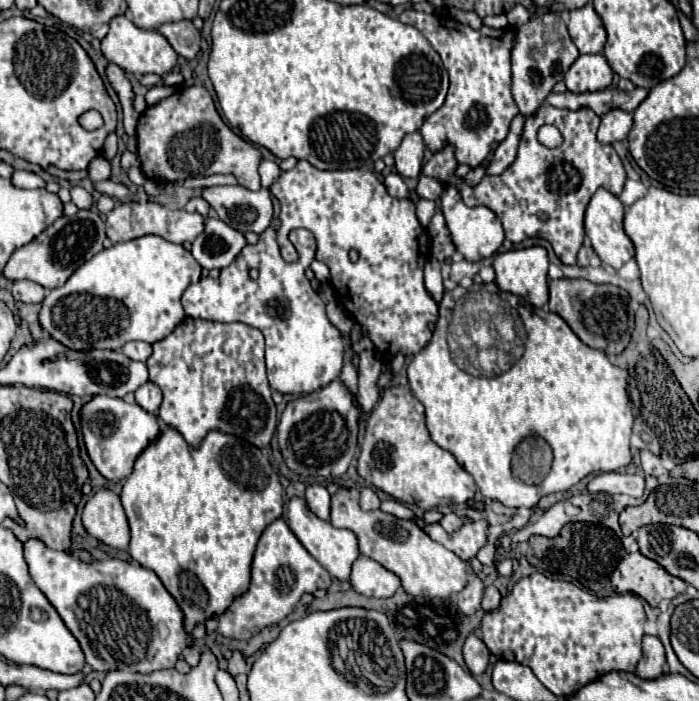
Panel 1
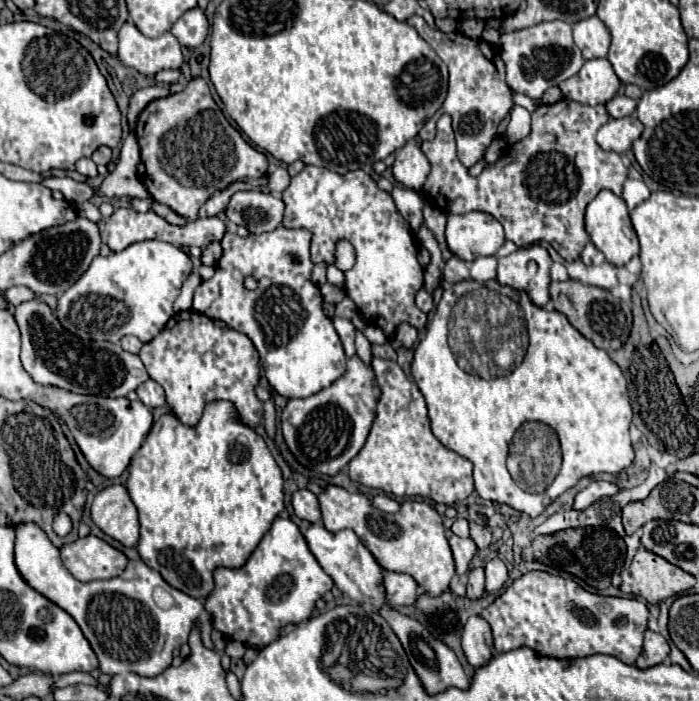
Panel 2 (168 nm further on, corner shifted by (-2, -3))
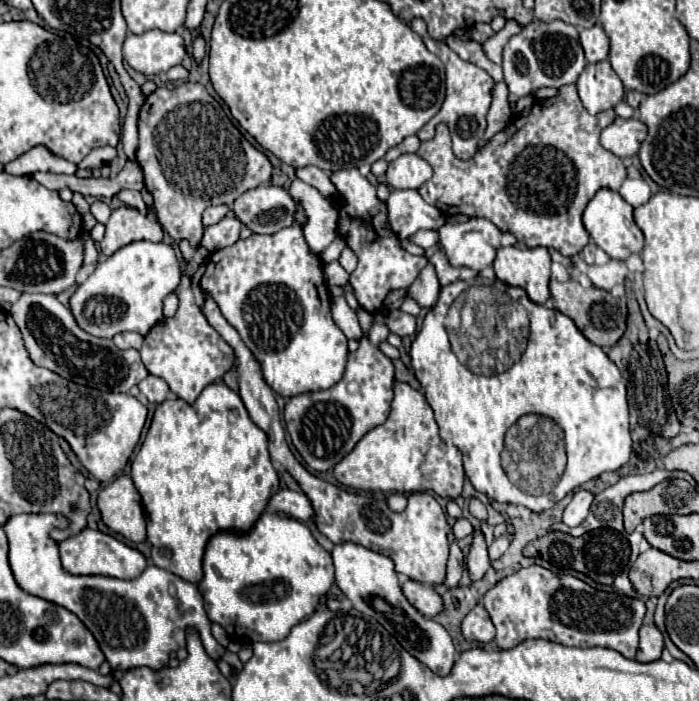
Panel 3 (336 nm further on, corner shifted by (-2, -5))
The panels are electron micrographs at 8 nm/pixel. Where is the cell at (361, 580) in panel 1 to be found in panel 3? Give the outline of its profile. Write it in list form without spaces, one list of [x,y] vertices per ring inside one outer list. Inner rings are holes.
[[[408,579],[408,581],[402,583],[402,591],[404,591],[404,597],[424,617],[434,617],[434,615],[438,615],[438,611],[442,611],[442,599],[440,599],[440,595],[432,587]]]

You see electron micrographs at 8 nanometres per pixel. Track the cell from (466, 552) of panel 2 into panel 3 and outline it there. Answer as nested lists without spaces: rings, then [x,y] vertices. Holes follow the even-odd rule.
[[[452,541],[450,543],[450,559],[448,559],[448,575],[444,579],[444,585],[456,587],[462,577],[462,571],[464,571],[464,555],[462,555],[462,549],[458,547],[458,543]]]

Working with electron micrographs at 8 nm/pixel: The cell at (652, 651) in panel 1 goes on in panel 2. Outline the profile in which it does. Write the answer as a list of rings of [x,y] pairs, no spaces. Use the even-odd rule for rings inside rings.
[[[646,631],[644,633],[644,647],[642,647],[642,653],[640,657],[636,659],[636,665],[640,669],[648,669],[648,667],[654,667],[658,663],[664,663],[668,659],[668,653],[670,653],[670,647],[668,647],[668,641],[660,635],[660,633],[654,633],[654,631]]]

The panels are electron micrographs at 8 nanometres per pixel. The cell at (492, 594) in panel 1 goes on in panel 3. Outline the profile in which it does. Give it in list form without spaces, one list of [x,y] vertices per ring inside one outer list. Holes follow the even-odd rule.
[[[502,535],[502,537],[494,539],[494,543],[488,547],[490,561],[498,561],[498,559],[500,559],[500,557],[506,553],[506,549],[508,549],[510,541],[512,541],[512,535]]]

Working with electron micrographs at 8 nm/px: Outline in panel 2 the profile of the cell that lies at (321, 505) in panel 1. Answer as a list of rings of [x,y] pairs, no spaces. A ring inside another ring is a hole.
[[[298,489],[292,493],[292,507],[296,517],[310,521],[310,523],[318,523],[320,521],[320,507],[318,507],[318,497],[314,493],[310,493],[308,489]]]

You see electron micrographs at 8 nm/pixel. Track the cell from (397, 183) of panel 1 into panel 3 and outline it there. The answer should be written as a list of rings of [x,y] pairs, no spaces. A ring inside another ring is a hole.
[[[392,191],[388,201],[390,227],[400,239],[410,239],[420,229],[440,229],[446,219],[418,191]]]

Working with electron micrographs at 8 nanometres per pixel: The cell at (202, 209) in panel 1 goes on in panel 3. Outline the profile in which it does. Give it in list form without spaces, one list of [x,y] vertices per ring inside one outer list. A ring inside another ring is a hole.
[[[214,205],[214,207],[208,207],[208,209],[204,211],[204,225],[214,225],[214,223],[218,223],[228,211],[230,211],[228,205]]]

